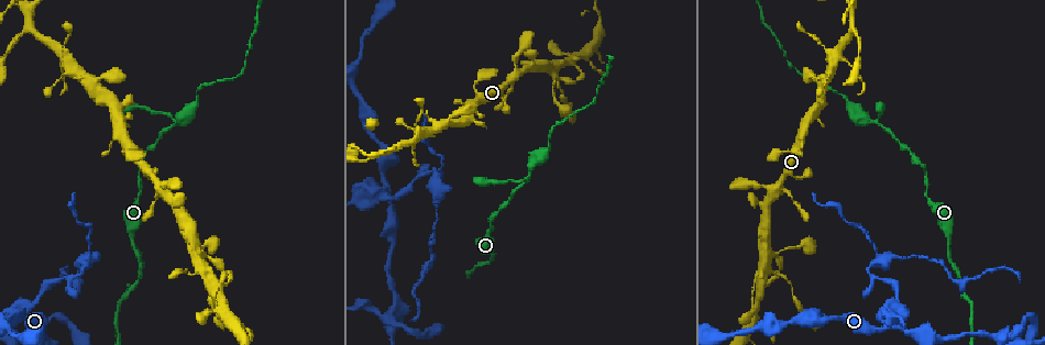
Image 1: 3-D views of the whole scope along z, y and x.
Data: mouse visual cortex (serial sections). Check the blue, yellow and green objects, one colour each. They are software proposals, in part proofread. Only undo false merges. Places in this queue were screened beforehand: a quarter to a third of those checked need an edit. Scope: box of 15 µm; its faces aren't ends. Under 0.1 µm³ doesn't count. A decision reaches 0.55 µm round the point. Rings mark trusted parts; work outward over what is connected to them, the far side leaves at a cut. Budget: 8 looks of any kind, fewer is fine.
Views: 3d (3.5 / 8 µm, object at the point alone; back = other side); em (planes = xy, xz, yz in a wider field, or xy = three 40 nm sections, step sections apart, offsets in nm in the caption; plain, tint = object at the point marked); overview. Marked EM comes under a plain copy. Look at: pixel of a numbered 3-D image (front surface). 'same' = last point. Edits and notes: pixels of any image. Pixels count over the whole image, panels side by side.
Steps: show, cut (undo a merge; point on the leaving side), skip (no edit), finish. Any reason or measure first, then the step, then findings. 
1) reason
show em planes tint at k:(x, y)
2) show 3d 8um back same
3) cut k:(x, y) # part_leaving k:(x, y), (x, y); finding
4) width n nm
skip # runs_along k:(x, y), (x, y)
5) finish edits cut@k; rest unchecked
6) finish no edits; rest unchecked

thick turns thin
show 3d 3.5um at 1:(175, 122)

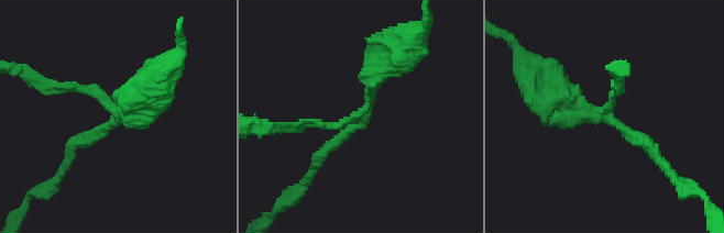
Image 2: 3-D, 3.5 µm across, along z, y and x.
arms 3; arm_widths 150, 200, 250 nm; need the tissue
show em xy step 5 tint at 2:(114, 119)

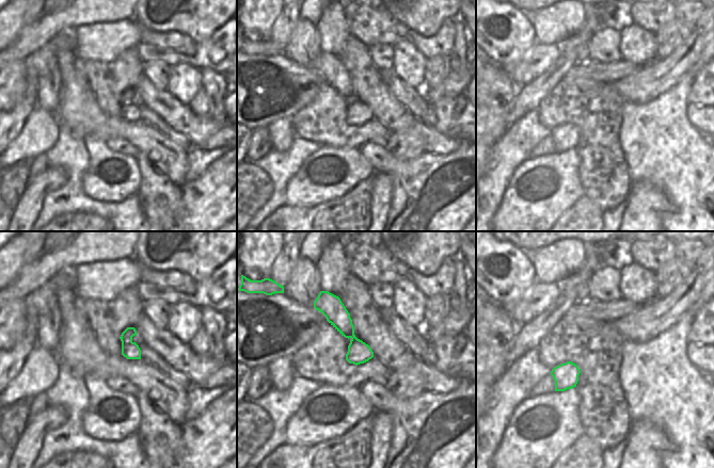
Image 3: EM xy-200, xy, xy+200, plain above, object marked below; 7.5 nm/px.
show em xy step 2 tint same

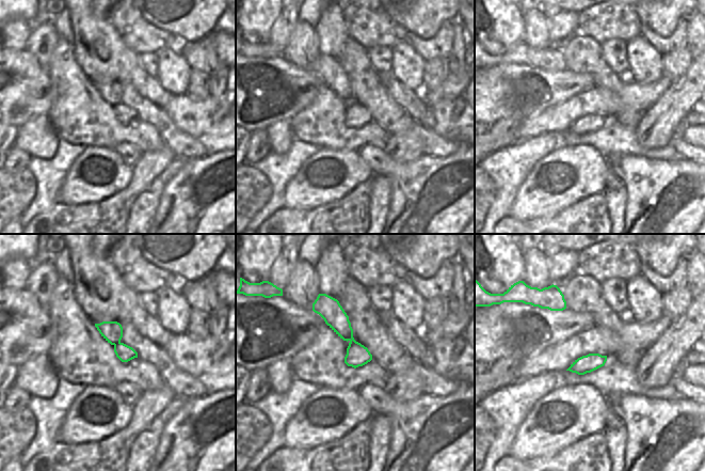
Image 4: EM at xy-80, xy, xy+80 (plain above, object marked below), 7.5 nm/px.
cut 2:(53, 85) # a second cell is stuck on

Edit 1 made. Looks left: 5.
show overview

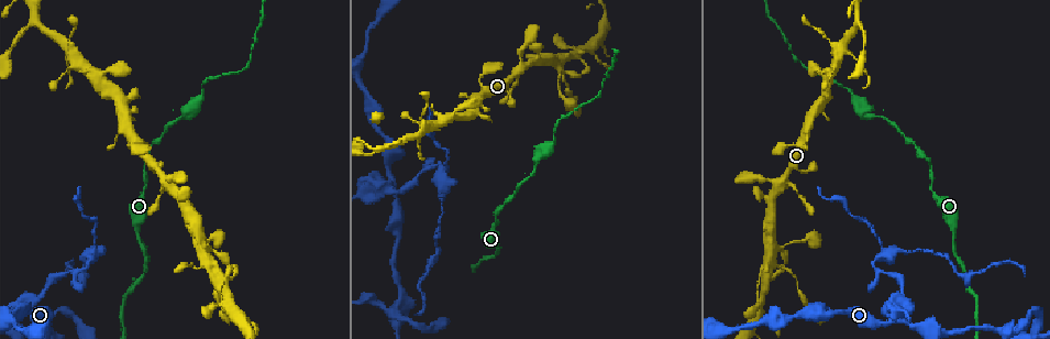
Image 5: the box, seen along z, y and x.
a fork
show 3d 3.5um at 5:(228, 304)

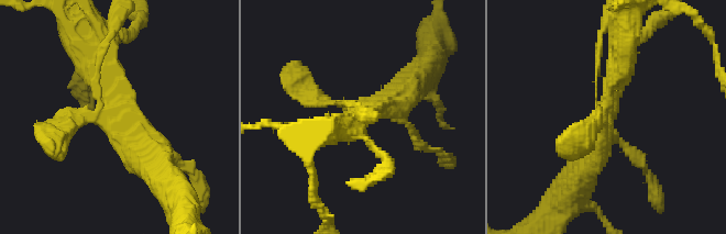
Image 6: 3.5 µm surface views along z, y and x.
shape alone is not enough
show em planes tint at 6:(605, 107)

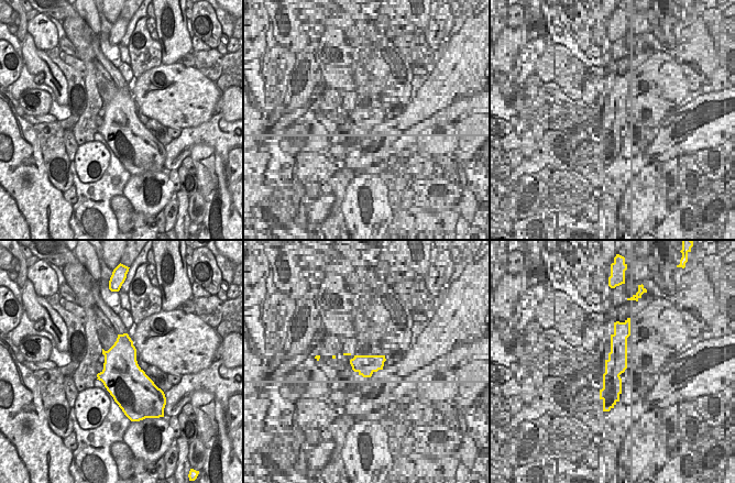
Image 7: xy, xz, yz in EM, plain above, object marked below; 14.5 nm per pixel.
skip # runs_along 6:(89, 45), (119, 109), (160, 167); one cell here

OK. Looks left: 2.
abrupt turn
show 3d 3.5um at 5:(395, 309)

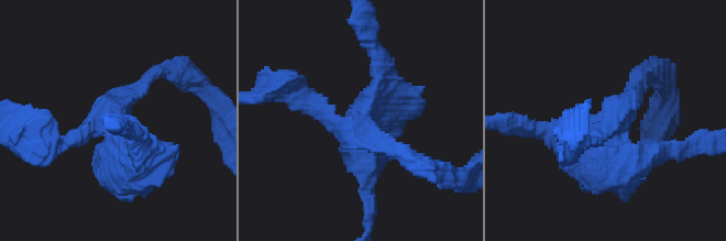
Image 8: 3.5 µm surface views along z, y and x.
arms 3; arm_widths 200, 200, 300 nm
show em planes tint at 8:(609, 121)

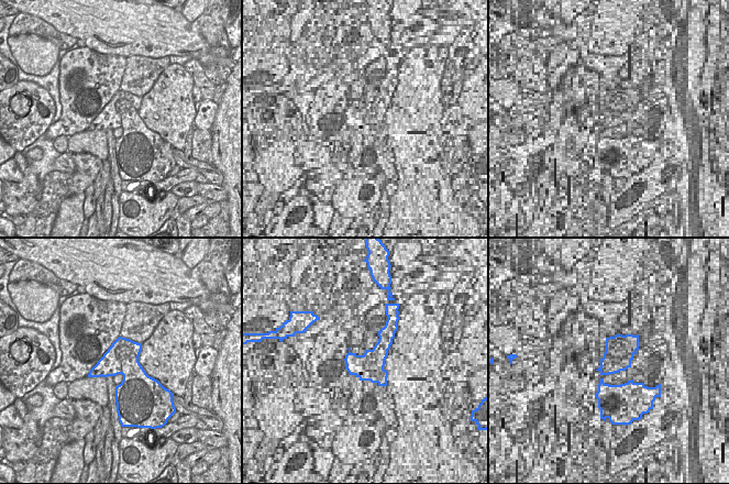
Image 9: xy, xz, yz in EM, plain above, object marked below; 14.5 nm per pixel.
cut 8:(312, 108) # part_leaving 8:(113, 111), (154, 70), (185, 74); two cells meet here

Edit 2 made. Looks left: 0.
finish edits cut@2, cut@8; rest unchecked

